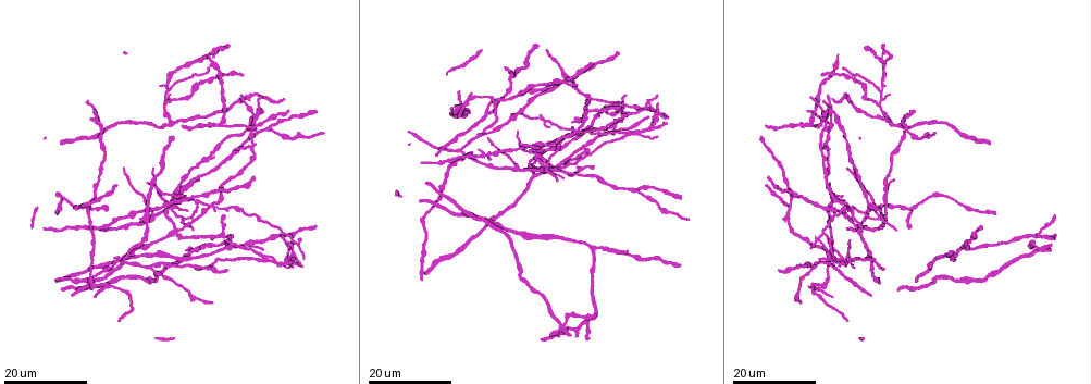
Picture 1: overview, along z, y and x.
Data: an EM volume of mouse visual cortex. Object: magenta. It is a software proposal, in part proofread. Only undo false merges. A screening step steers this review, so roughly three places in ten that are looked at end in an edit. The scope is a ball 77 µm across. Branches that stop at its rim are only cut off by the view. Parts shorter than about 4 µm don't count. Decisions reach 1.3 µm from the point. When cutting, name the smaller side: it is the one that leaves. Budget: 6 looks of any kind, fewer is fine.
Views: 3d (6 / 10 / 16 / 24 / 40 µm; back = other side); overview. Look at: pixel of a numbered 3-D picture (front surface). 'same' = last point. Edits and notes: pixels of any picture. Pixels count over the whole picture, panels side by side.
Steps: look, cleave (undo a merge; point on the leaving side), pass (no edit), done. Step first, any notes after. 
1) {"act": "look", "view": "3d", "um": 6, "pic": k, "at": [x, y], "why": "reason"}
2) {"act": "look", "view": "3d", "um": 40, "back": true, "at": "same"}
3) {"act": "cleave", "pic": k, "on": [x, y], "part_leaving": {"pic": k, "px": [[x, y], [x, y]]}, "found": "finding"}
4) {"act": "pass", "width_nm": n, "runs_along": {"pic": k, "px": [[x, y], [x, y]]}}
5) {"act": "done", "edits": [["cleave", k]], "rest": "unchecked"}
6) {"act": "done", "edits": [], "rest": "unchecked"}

{"act": "look", "view": "3d", "um": 16, "pic": 1, "at": [254, 129], "why": "looks like a crossing"}

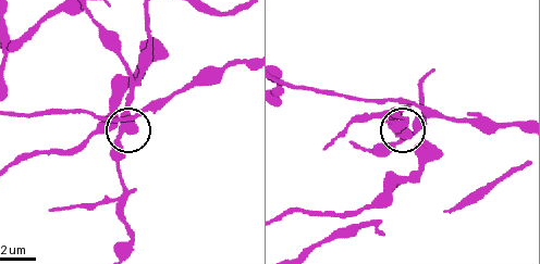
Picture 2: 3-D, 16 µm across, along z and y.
{"act": "look", "view": "3d", "um": 10, "pic": 2, "at": [125, 130]}

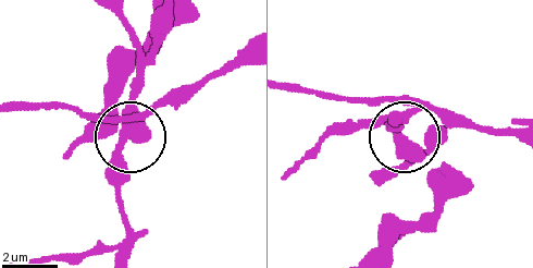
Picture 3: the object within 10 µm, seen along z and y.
{"act": "pass", "width_nm": 330, "runs_along": {"pic": 3, "px": [[127, 255], [121, 150], [135, 108], [135, 61]]}, "found": "continuous, no second neuron"}

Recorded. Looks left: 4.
{"act": "look", "view": "3d", "um": 24, "pic": 1, "at": [212, 204], "why": "four or more arms meet"}

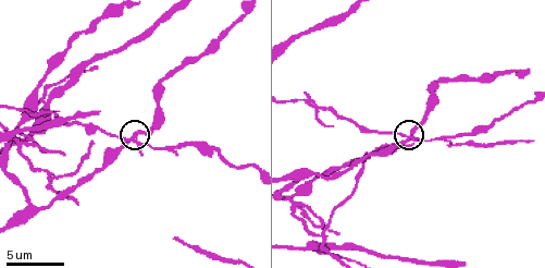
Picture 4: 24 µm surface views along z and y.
{"act": "look", "view": "3d", "um": 10, "pic": 4, "at": [411, 138]}

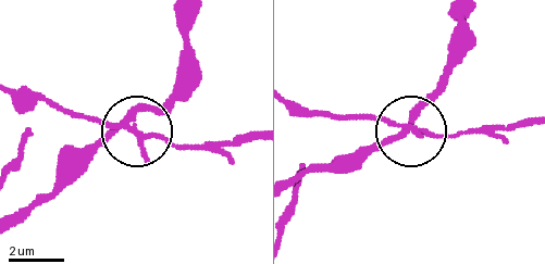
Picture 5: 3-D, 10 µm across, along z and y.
{"act": "cleave", "pic": 5, "on": [89, 117], "side_arm_um": 62, "part_leaving": {"pic": 5, "px": [[132, 121], [186, 147], [256, 140]]}, "found": "a second neuron is stuck on"}

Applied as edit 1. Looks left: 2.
{"act": "done", "edits": [["cleave", 5]], "rest": "unchecked"}

